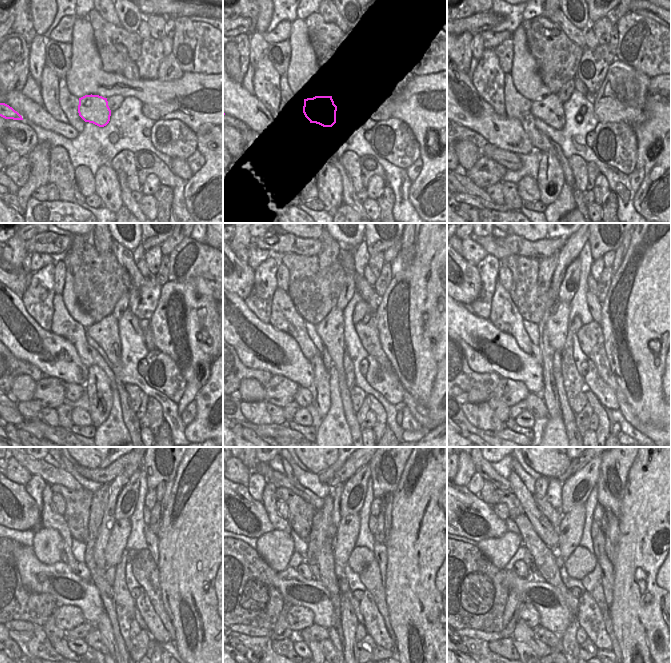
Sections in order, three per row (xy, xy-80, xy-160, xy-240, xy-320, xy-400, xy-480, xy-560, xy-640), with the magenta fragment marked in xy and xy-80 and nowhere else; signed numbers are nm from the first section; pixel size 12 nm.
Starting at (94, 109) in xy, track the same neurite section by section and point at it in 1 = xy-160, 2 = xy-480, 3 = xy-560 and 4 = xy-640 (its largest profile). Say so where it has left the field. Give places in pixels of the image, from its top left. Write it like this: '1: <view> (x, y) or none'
1: xy-160 (550, 110)
2: xy-480 (116, 545)
3: xy-560 (347, 533)
4: xy-640 (571, 527)

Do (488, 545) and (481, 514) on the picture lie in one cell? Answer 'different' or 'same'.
different

